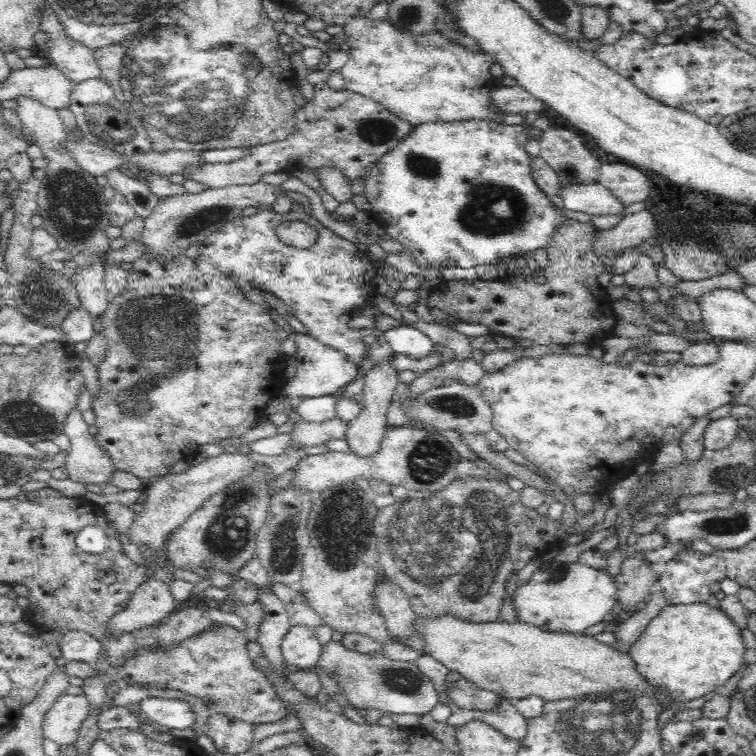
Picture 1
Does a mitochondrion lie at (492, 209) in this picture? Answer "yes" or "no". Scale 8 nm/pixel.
yes

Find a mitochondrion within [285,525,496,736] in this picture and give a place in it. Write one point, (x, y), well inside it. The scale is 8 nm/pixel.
(401, 681)

